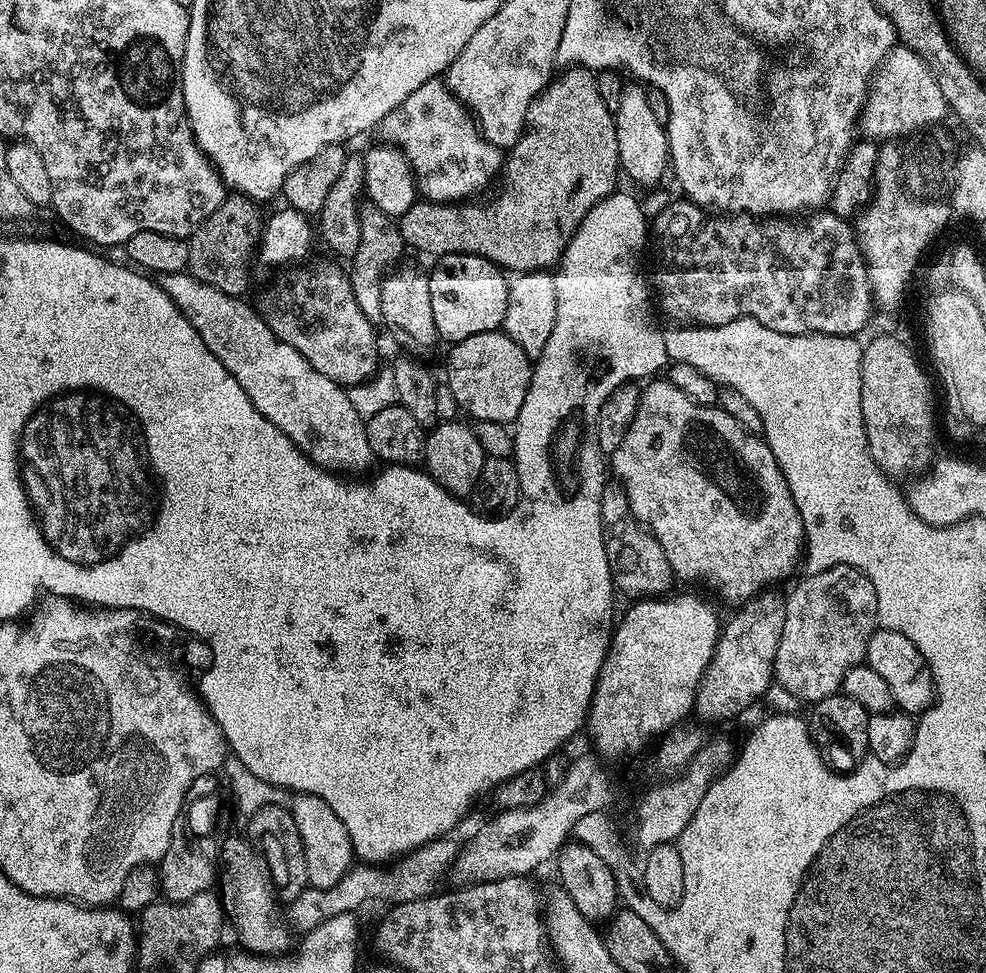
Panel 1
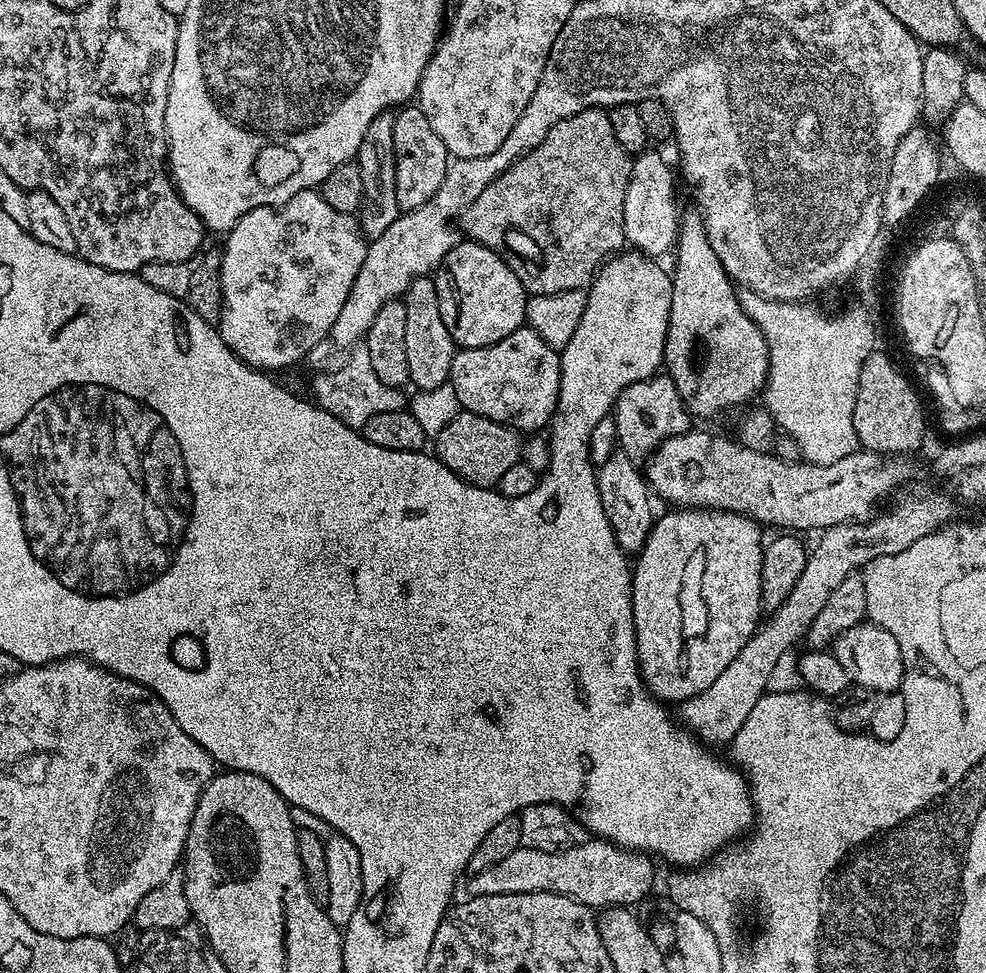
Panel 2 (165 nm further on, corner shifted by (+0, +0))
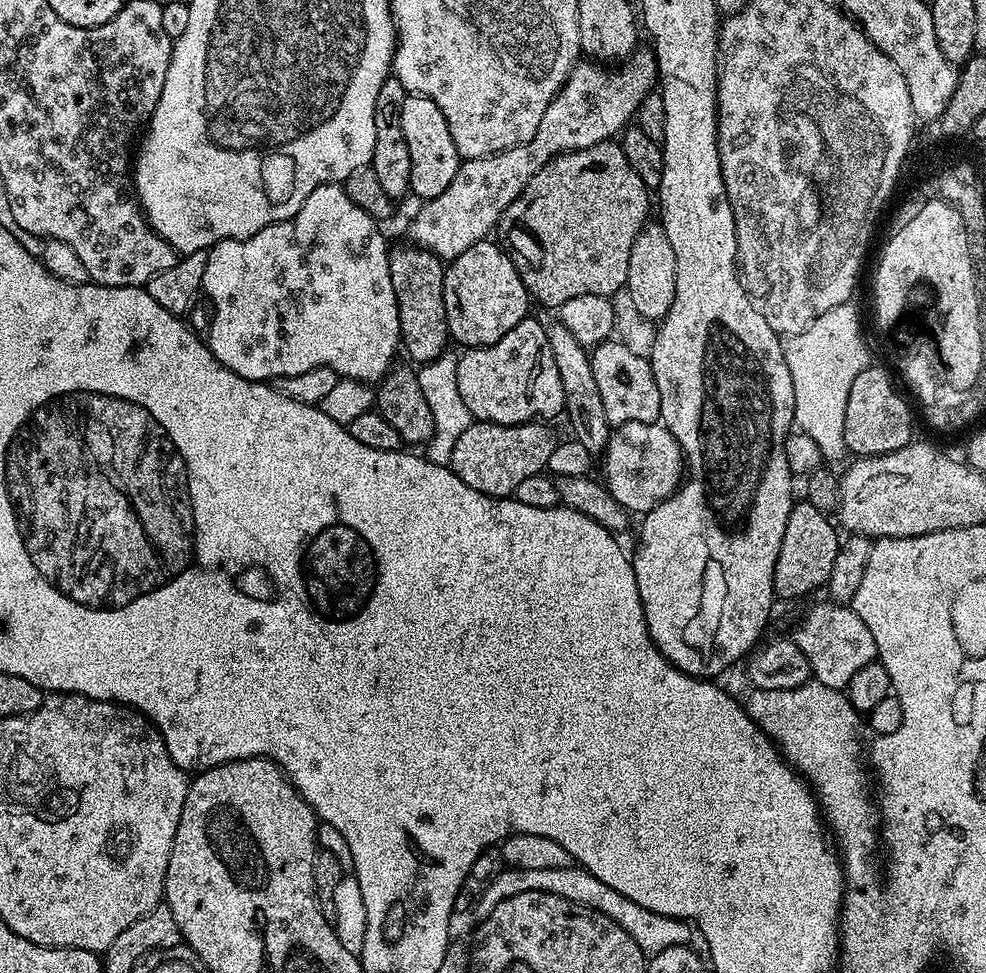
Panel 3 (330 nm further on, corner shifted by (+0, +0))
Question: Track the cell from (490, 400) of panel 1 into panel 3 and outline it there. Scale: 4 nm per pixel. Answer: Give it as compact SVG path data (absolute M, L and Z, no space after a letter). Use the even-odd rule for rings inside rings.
M525 318L522 322L518 322L518 326L514 326L514 330L510 330L510 334L506 334L502 338L498 338L498 342L494 342L485 348L466 348L459 353L456 361L456 369L458 370L458 394L462 394L462 402L466 402L466 410L470 410L470 414L477 421L486 424L531 424L536 421L551 421L551 416L556 416L565 411L564 395L562 394L562 378L558 378L558 366L554 354L550 350L550 342L546 338L546 330L543 323L538 319Z

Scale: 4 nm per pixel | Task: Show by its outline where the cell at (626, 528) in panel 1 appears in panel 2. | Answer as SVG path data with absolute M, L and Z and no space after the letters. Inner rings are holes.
M615 450L604 464L599 465L596 473L598 498L602 498L602 510L606 510L606 522L610 522L610 530L614 530L614 538L626 554L639 553L654 523L653 497L650 495L645 473L641 469L639 472L636 464L637 461L626 455L623 450Z

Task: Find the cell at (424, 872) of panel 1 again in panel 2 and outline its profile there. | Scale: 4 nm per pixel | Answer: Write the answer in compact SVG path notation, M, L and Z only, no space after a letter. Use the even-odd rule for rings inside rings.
M599 838L585 839L583 844L576 844L565 852L530 850L521 846L497 865L469 875L466 892L468 896L549 892L562 894L593 910L636 906L639 900L647 898L656 880L651 863L653 861L639 850L619 848Z

